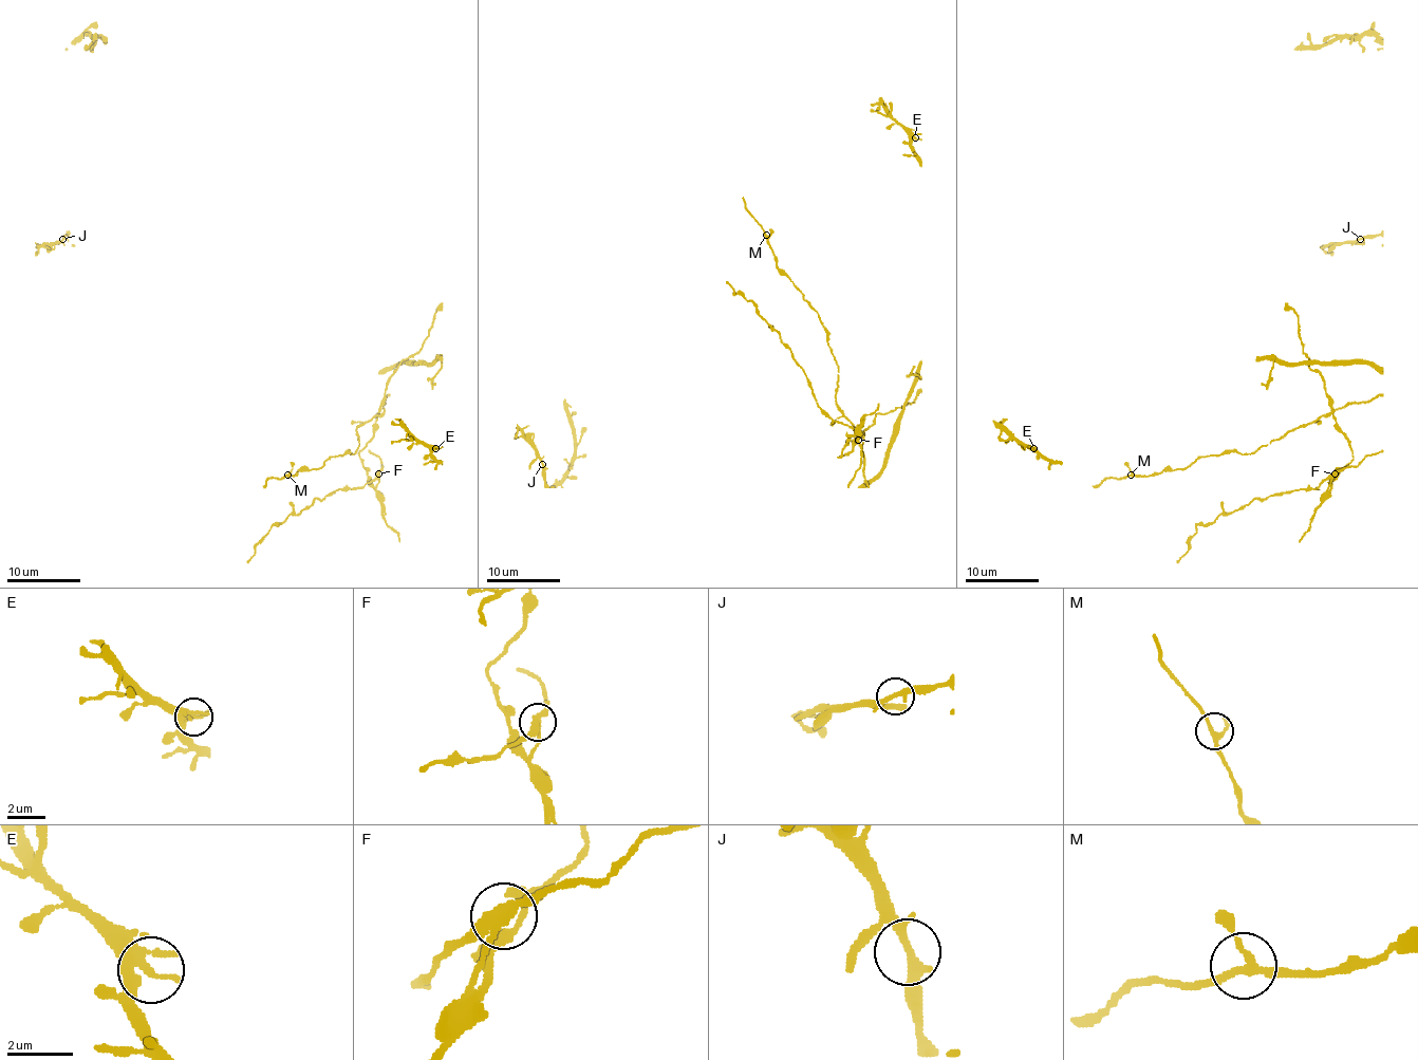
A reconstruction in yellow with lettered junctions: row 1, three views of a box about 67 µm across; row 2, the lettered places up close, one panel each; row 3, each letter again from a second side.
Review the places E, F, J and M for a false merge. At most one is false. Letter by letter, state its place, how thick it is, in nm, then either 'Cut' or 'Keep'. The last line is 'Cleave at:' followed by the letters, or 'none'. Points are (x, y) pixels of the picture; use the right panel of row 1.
E: Place: (1033, 448). Thickness 300 nm. Keep
F: Place: (1335, 473). Thickness 280 nm. Cut
J: Place: (1360, 239). Thickness 240 nm. Keep
M: Place: (1131, 475). Thickness 220 nm. Keep
Cleave at: F

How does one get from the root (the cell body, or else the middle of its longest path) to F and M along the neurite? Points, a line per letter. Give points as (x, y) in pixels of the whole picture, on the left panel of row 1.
F: (405, 358), (390, 376), (373, 435), (358, 453), (368, 478), (375, 485), (378, 475)
M: (405, 358), (390, 376), (383, 412), (357, 428), (358, 447), (353, 453), (331, 456), (318, 468), (287, 475)

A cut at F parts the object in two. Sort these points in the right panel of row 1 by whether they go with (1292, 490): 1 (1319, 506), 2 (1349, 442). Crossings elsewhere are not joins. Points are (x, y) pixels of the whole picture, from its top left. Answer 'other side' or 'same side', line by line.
1: other side
2: other side

